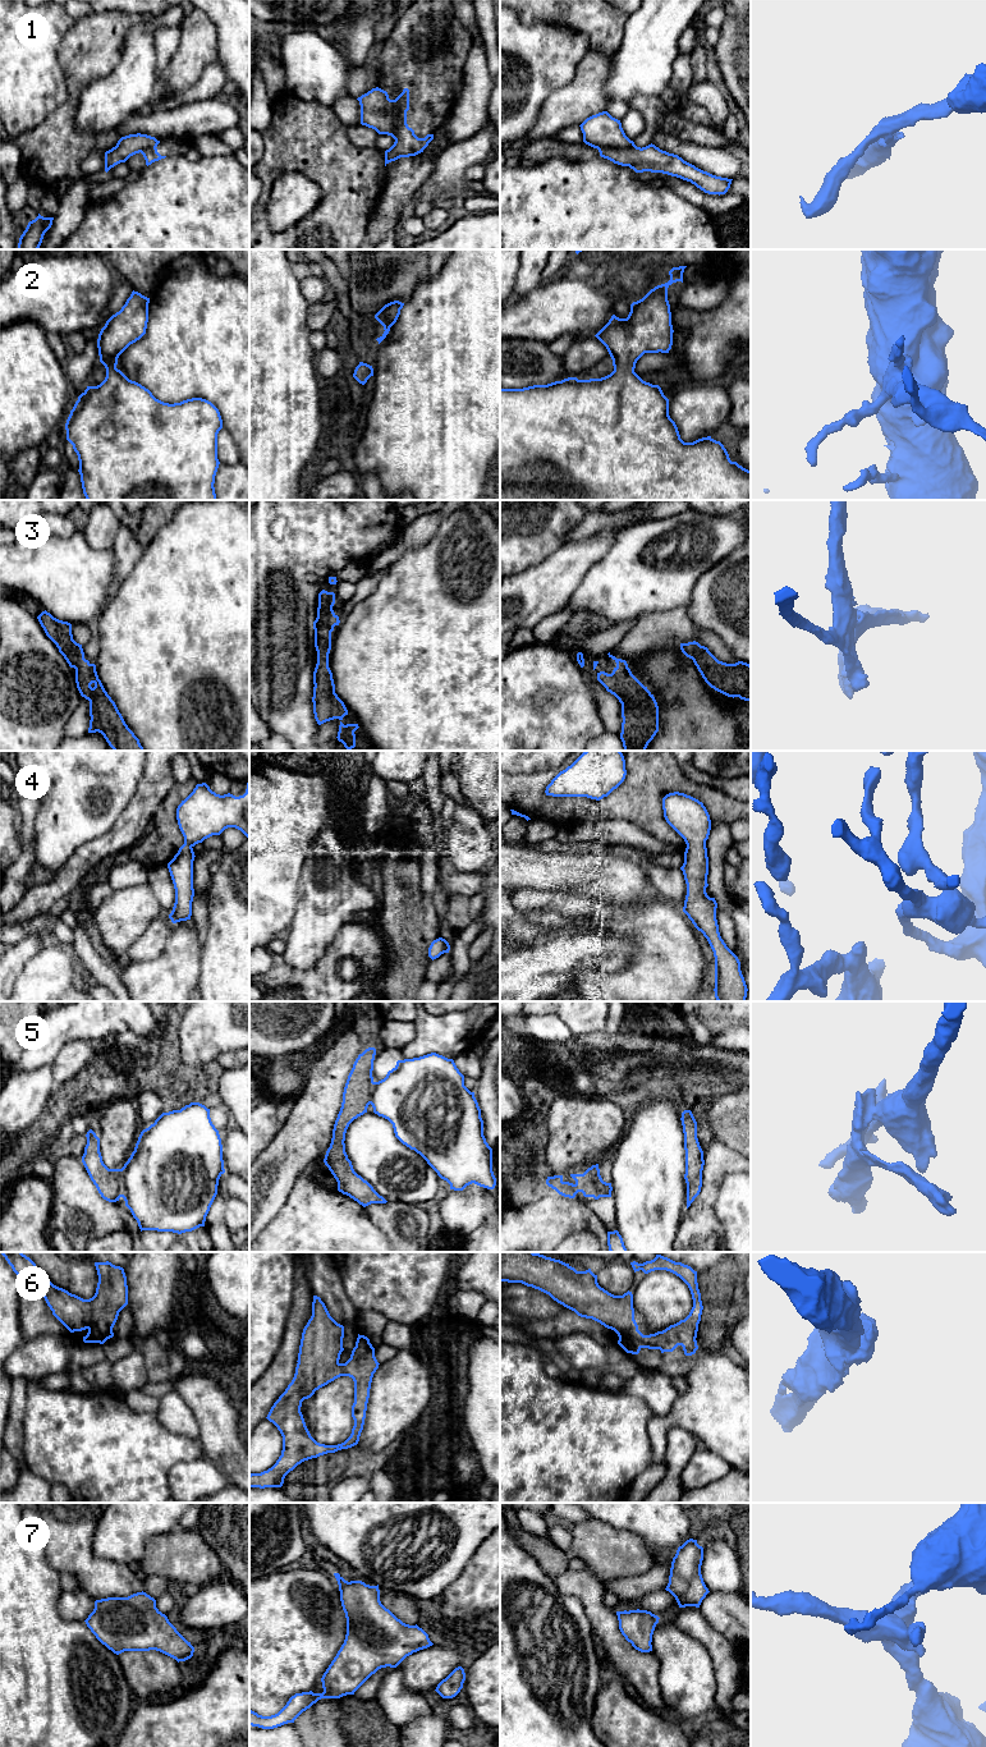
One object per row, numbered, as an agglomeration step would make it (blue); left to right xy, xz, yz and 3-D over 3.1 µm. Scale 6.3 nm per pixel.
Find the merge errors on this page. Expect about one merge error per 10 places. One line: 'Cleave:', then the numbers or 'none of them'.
Cleave: 1, 5

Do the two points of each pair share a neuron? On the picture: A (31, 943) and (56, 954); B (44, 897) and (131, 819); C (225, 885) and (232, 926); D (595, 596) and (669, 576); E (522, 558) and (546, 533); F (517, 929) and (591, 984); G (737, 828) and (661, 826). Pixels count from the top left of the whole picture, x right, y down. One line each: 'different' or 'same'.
A: different
B: same
C: same
D: same
E: same
F: different
G: different

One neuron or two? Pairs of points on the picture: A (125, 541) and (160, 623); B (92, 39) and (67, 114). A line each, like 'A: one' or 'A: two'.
A: two
B: one

